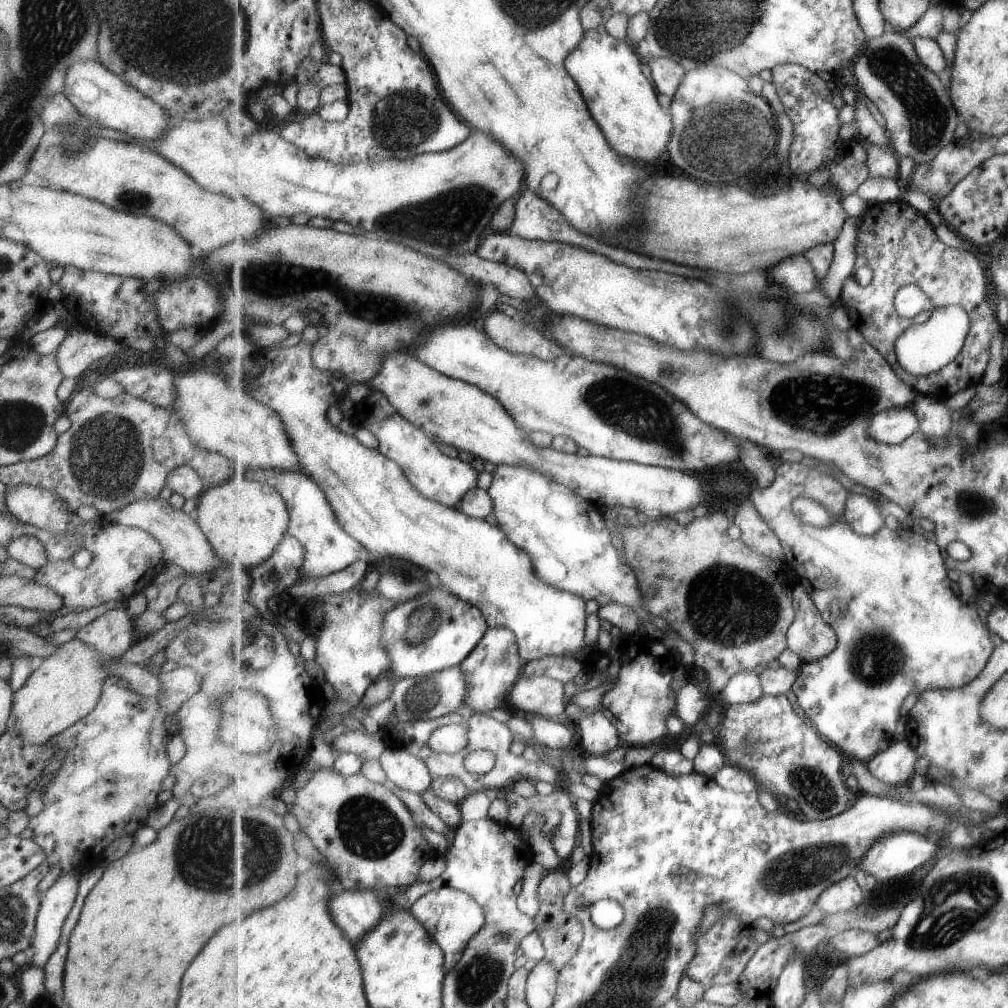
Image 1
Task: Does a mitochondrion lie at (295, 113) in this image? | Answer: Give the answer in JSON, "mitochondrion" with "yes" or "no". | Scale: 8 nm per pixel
{"mitochondrion":"no"}

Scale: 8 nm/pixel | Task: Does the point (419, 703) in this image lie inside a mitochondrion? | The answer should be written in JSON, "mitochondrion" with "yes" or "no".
{"mitochondrion":"yes"}

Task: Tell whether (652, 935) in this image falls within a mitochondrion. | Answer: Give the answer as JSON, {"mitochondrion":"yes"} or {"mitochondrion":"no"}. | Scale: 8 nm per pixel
{"mitochondrion":"yes"}

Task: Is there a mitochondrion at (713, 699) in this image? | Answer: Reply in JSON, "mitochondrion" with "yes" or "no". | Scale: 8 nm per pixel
{"mitochondrion":"no"}

